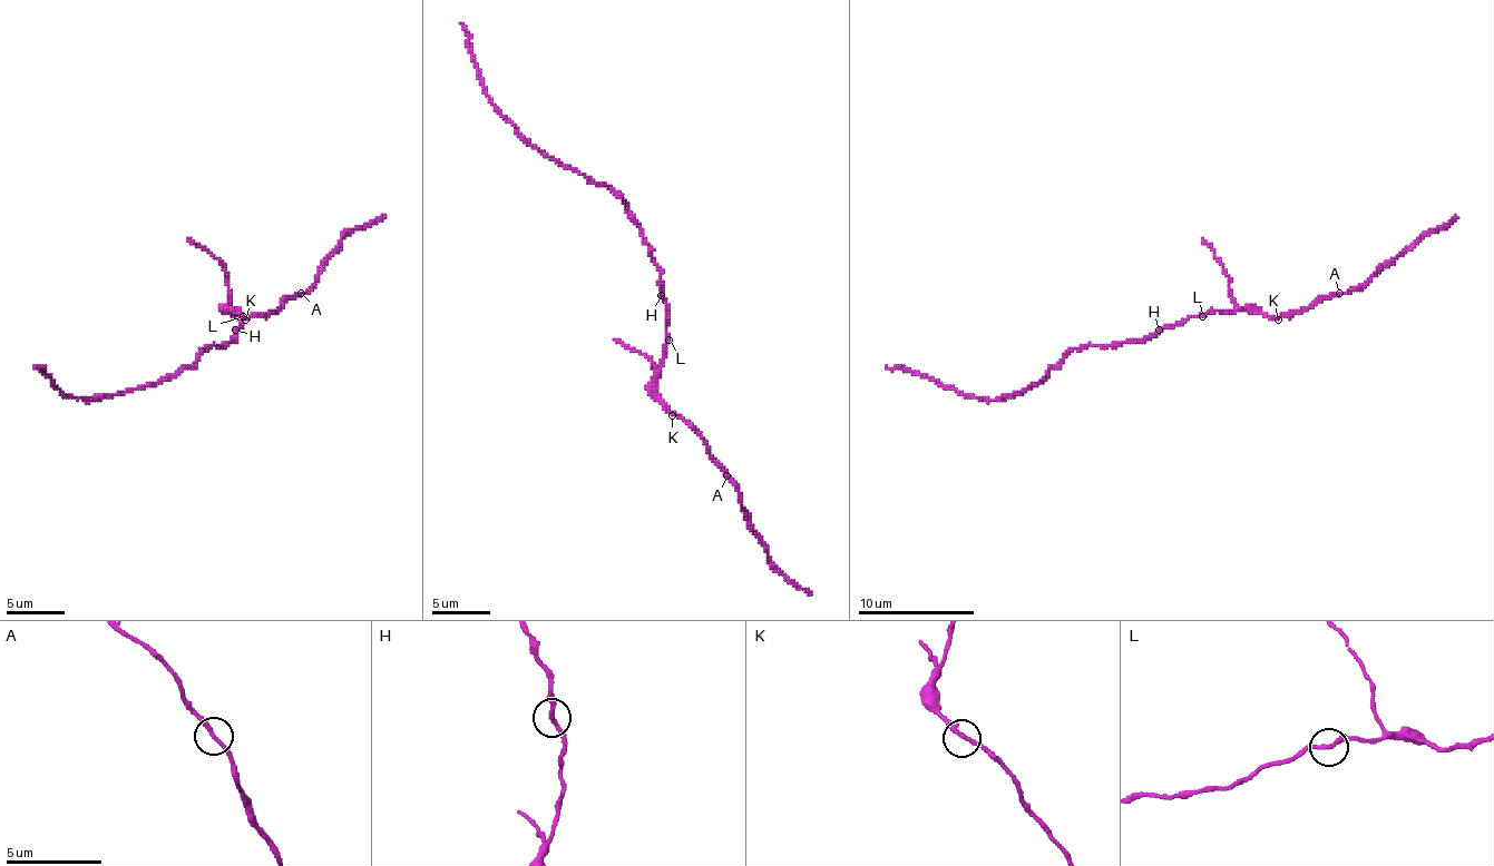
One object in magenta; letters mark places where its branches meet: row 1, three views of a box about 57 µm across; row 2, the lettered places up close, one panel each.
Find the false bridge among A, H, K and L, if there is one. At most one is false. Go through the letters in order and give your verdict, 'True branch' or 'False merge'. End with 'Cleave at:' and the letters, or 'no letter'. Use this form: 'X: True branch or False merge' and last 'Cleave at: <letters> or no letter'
A: True branch
H: True branch
K: True branch
L: True branch
Cleave at: no letter

